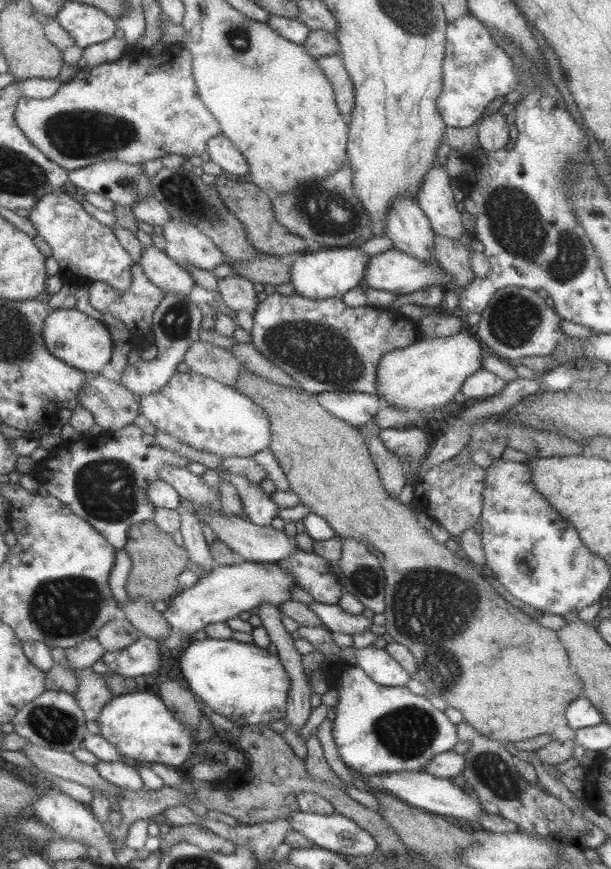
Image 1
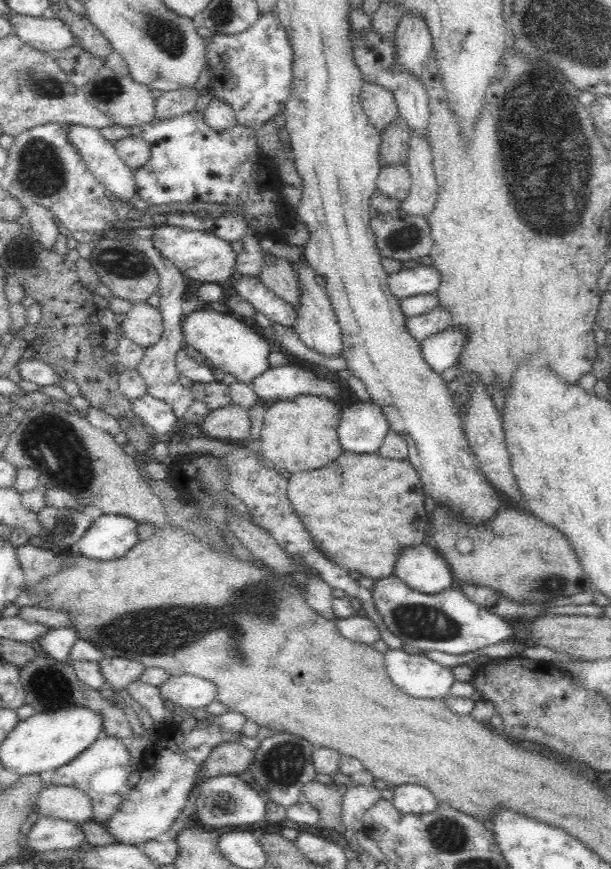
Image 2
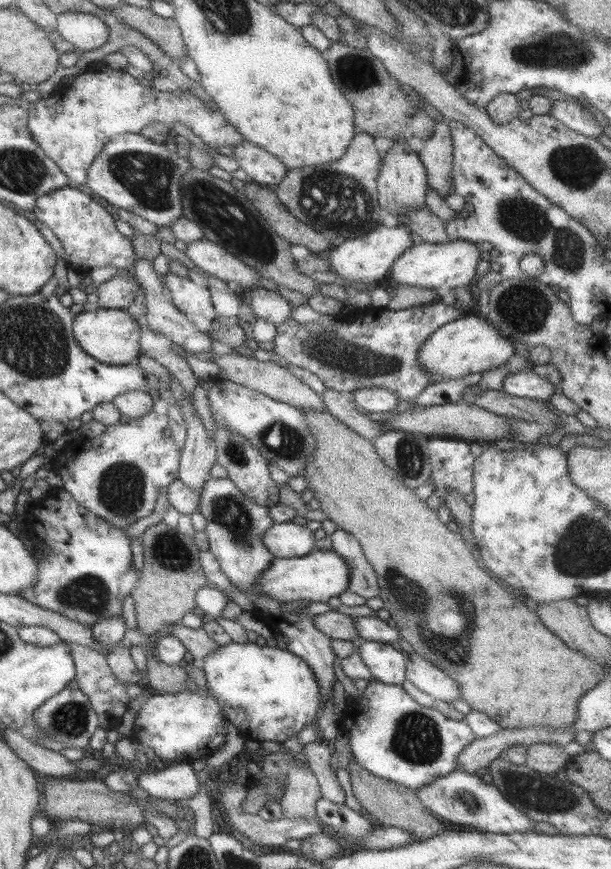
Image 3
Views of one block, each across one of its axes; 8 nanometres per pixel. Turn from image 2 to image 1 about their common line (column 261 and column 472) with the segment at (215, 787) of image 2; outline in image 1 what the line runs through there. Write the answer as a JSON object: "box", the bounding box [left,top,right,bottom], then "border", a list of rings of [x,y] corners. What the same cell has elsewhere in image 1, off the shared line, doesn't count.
{"box":[376,771,485,822],"border":[[[402,771],[376,775],[382,780],[382,788],[386,792],[434,815],[441,815],[445,818],[454,816],[454,818],[465,818],[474,822],[485,812],[484,807],[478,803],[478,799],[474,799],[474,796],[468,795],[464,791],[465,787],[454,784],[451,778],[437,777],[426,771]]]}

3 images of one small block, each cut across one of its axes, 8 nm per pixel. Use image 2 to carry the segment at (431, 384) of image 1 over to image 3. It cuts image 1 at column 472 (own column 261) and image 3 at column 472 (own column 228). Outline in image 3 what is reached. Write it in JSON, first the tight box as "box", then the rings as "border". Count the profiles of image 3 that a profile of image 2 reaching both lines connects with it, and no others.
{"box":[417,314,514,382],"border":[[[465,314],[460,318],[443,324],[431,334],[418,349],[417,359],[421,367],[431,374],[431,382],[458,380],[468,374],[498,368],[513,360],[514,340],[502,336],[486,318]]]}

